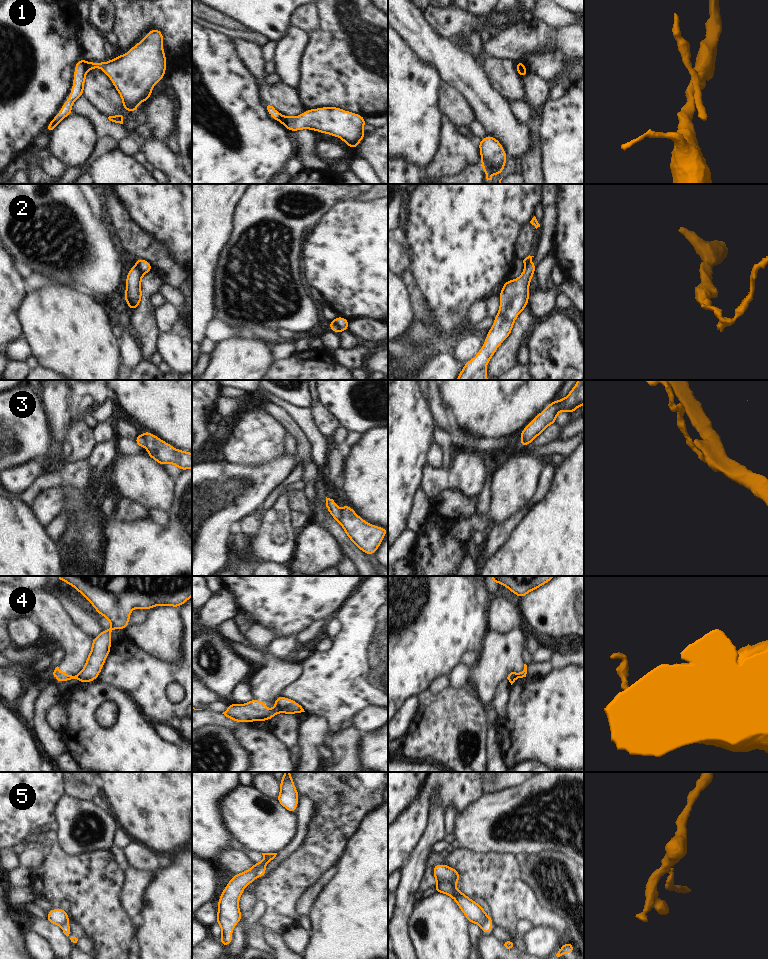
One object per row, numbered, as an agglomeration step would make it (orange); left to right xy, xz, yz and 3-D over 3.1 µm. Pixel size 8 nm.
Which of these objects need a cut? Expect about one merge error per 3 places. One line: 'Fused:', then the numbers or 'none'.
Fused: 1, 2, 3, 4, 5

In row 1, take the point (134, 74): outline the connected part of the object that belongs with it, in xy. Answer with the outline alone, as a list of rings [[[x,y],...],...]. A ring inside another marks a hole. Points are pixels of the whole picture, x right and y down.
[[[154,28],[147,32],[146,36],[126,54],[118,55],[108,62],[89,62],[87,69],[99,68],[103,70],[120,94],[123,108],[127,112],[136,112],[138,104],[146,102],[152,96],[153,87],[164,78],[167,59],[163,50],[163,44],[162,32]]]

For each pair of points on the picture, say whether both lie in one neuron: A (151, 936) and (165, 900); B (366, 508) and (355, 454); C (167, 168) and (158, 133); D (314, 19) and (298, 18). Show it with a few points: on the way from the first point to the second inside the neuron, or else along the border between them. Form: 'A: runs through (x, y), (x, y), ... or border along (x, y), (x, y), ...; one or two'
A: runs through (160, 927), (165, 922), (165, 909); one
B: runs through (366, 495), (366, 467); one
C: border along (152, 137), (166, 145); two
D: runs through (310, 19), (302, 18); one

